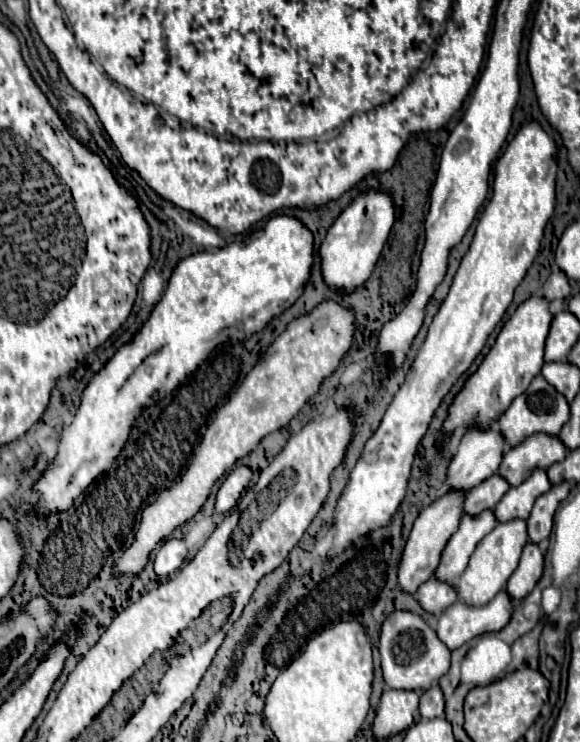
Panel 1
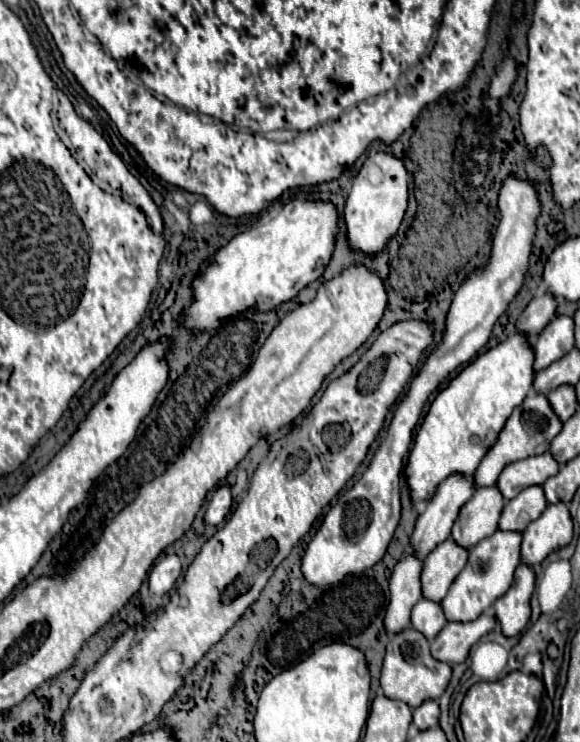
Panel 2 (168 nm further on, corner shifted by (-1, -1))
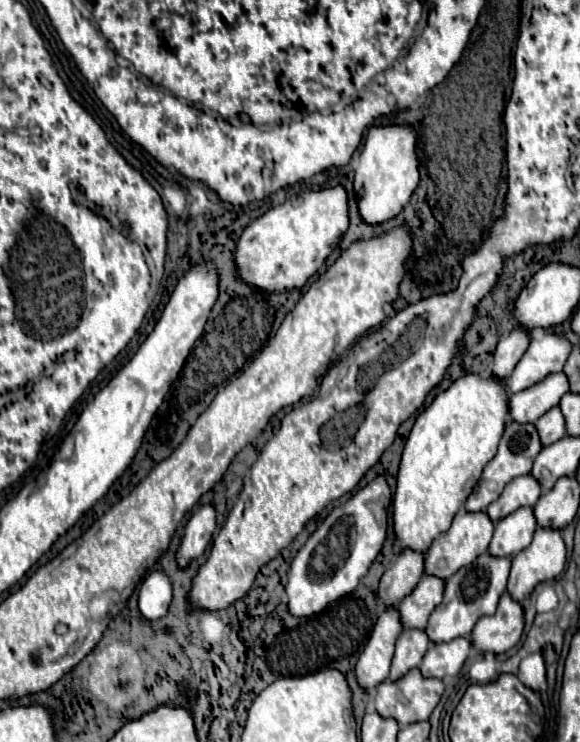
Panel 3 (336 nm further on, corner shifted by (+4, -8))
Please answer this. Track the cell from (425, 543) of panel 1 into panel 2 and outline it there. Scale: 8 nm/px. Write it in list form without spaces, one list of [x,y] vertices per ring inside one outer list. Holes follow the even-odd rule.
[[[407,551],[391,575],[391,581],[389,581],[391,601],[383,619],[383,627],[389,635],[399,635],[409,625],[411,609],[423,597],[419,587],[421,567],[423,567],[423,561],[415,559]]]

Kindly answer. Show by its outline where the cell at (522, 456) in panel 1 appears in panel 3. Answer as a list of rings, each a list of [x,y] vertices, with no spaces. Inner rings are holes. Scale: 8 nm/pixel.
[[[532,474],[514,478],[514,482],[506,484],[506,490],[500,494],[500,498],[486,508],[486,514],[490,516],[492,522],[498,522],[504,516],[512,514],[514,510],[518,510],[520,506],[534,506],[540,494],[542,486]]]

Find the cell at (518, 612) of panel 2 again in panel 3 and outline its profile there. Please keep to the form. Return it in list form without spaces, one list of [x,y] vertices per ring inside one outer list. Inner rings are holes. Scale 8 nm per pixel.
[[[508,592],[502,594],[500,604],[496,614],[492,616],[482,616],[472,634],[470,640],[476,648],[482,652],[506,652],[510,650],[522,636],[524,632],[524,610],[520,602],[514,602]]]

